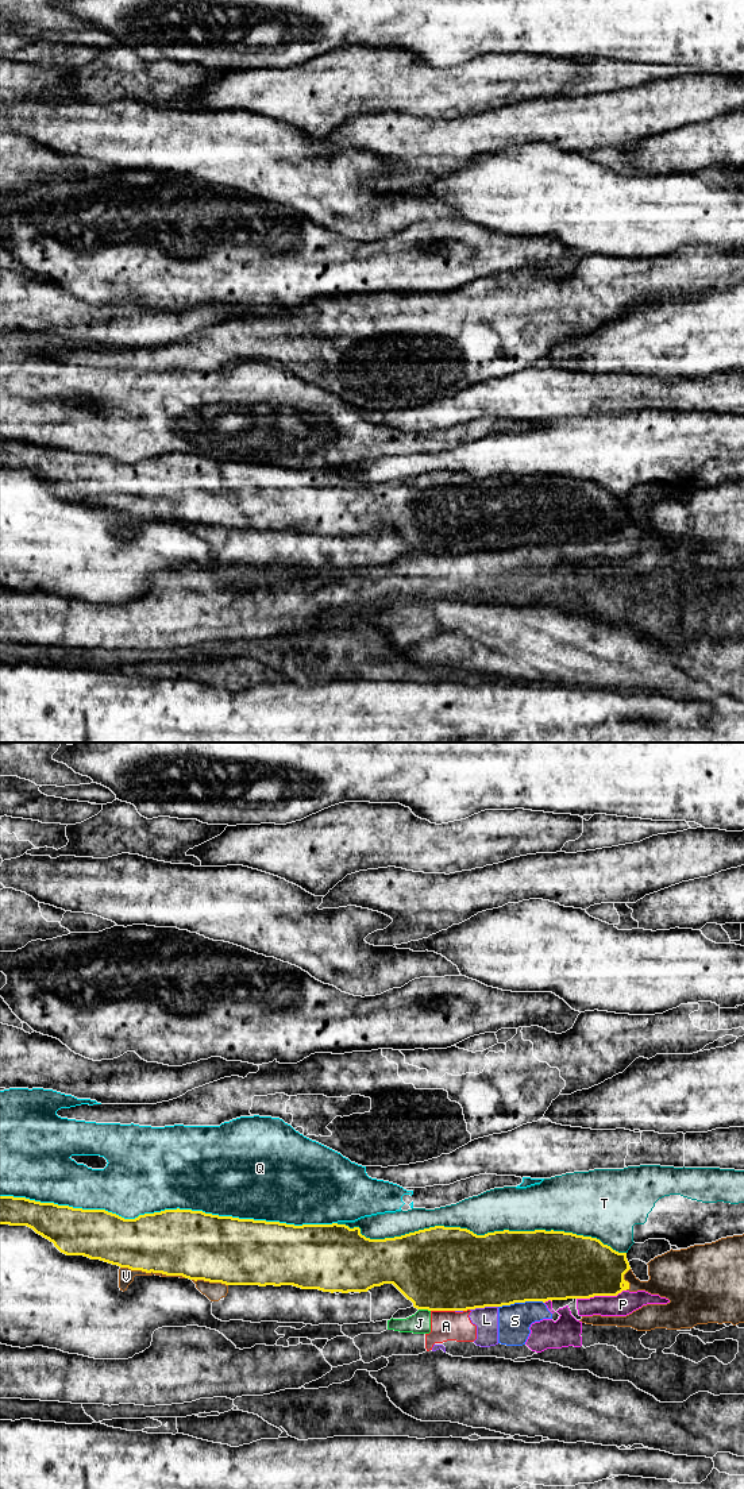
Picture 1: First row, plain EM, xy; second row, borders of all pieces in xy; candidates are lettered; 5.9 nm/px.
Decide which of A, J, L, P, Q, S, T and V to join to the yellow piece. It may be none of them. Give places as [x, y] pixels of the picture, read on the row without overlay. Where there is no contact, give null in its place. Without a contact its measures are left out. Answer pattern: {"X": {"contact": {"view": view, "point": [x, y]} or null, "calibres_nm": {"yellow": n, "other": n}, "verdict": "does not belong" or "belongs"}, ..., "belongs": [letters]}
{"A": {"contact": {"view": "xy", "point": [443, 554]}, "calibres_nm": {"yellow": 500, "other": 180}, "verdict": "does not belong"}, "J": {"contact": {"view": "xy", "point": [424, 552]}, "calibres_nm": {"yellow": 500, "other": 130}, "verdict": "does not belong"}, "L": {"contact": {"view": "xy", "point": [484, 551]}, "calibres_nm": {"yellow": 460, "other": 140}, "verdict": "does not belong"}, "P": {"contact": {"view": "xy", "point": [601, 539]}, "calibres_nm": {"yellow": 380, "other": 140}, "verdict": "does not belong"}, "Q": {"contact": {"view": "xy", "point": [169, 454]}, "calibres_nm": {"yellow": 400, "other": 500}, "verdict": "does not belong"}, "S": {"contact": {"view": "xy", "point": [520, 546]}, "calibres_nm": {"yellow": 440, "other": 190}, "verdict": "does not belong"}, "T": {"contact": {"view": "xy", "point": [480, 479]}, "calibres_nm": {"yellow": 480, "other": 260}, "verdict": "does not belong"}, "V": {"contact": {"view": "xy", "point": [153, 516]}, "calibres_nm": {"yellow": 400, "other": 100}, "verdict": "does not belong"}, "belongs": []}

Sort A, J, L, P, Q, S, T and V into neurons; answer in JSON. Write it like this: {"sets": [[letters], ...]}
{"sets": [["A", "J", "L", "P", "S"], ["Q"], ["T"], ["V"]]}

